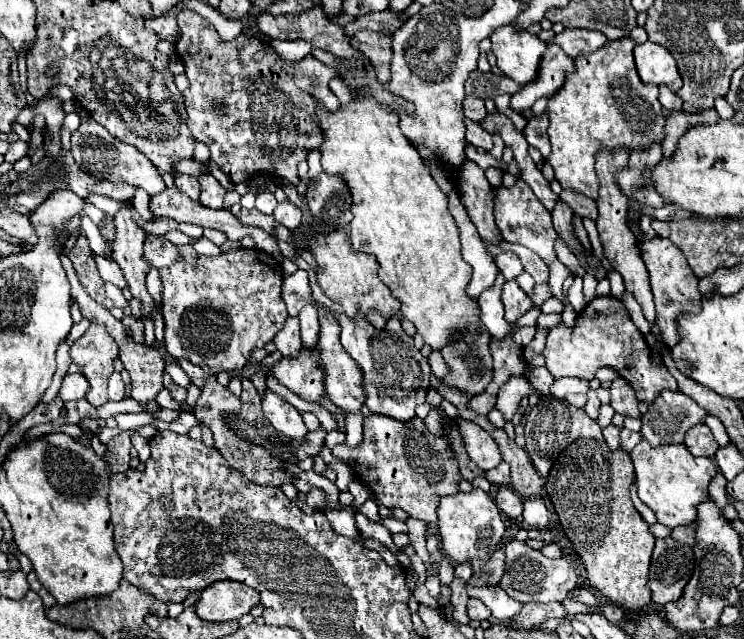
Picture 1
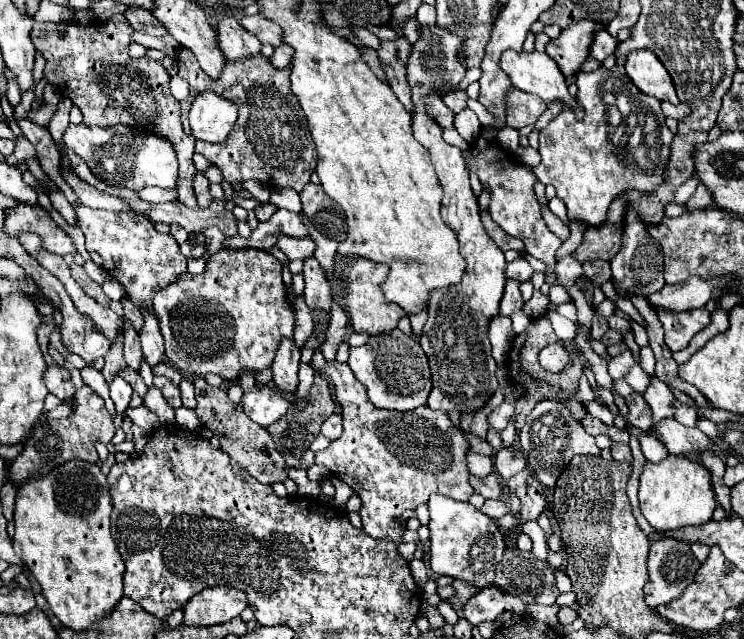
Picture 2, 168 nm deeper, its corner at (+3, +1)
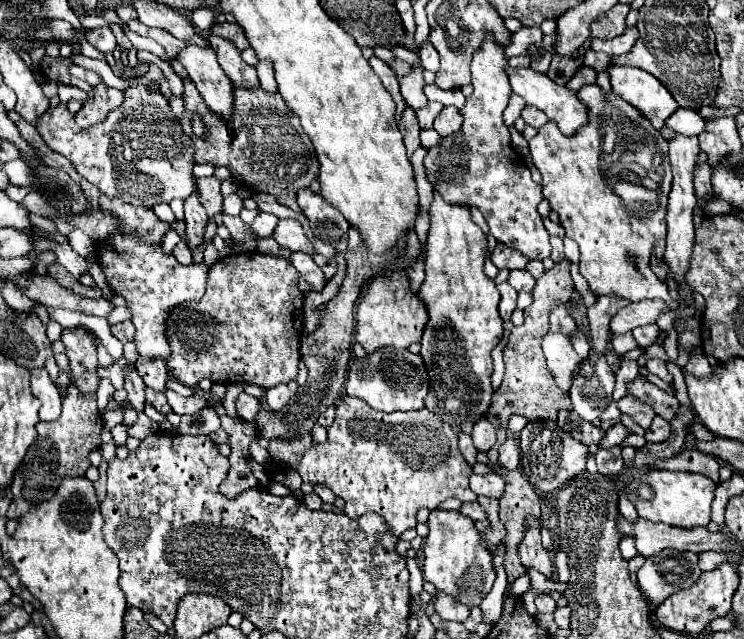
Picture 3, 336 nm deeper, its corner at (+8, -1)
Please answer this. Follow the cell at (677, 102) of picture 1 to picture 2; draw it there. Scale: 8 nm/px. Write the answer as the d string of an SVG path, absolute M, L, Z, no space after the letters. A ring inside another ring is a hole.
M669 101L667 103L661 103L661 109L663 109L663 115L673 117L673 119L683 119L683 117L687 117L691 113L691 109L687 105L683 105L683 103L671 105Z

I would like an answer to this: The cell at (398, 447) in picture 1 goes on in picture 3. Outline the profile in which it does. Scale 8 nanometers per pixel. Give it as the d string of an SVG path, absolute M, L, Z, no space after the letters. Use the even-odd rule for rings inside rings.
M344 395L336 407L336 419L328 427L328 439L324 443L312 443L298 461L296 471L304 483L318 483L328 487L334 495L342 497L346 503L346 515L356 519L364 513L378 513L384 517L394 535L416 527L416 513L422 507L430 511L436 509L444 499L456 497L460 501L476 501L474 491L468 487L468 477L472 475L470 465L458 451L458 435L448 423L442 423L426 407L422 411L410 413L378 413L368 407L366 401L358 397Z

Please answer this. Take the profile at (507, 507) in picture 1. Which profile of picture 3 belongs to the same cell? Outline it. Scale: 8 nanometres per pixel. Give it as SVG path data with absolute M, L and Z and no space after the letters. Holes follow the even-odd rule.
M462 503L462 507L458 509L462 515L466 515L466 517L470 517L470 519L474 519L474 521L484 521L486 519L486 513L484 513L484 509L480 507L480 503Z

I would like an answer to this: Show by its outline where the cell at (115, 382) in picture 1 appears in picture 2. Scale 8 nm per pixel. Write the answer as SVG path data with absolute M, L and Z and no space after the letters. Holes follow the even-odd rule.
M121 375L113 377L113 381L109 383L109 389L111 389L111 399L113 399L115 407L117 407L117 416L113 419L114 426L116 429L120 429L123 423L122 415L124 414L125 409L129 407L133 389L131 389L131 385L129 385Z

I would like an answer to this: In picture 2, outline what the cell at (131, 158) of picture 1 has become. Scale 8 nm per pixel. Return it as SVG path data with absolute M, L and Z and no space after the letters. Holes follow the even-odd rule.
M69 125L63 141L67 149L75 151L91 169L91 173L105 181L107 185L141 189L155 185L161 189L173 189L177 183L177 157L169 141L157 135L135 135L125 125L115 127L87 127L87 125Z

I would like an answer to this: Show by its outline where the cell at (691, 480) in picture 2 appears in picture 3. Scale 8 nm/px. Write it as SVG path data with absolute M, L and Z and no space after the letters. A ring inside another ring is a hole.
M646 471L644 475L640 475L632 483L628 483L626 493L628 493L628 499L632 501L632 505L636 507L640 517L654 521L654 523L660 521L660 523L666 523L666 525L672 525L672 527L690 529L690 527L706 527L710 523L710 503L714 499L716 487L718 485L712 479L706 479L704 475L698 475L698 473ZM642 485L648 485L654 493L646 501L638 497L638 487L642 487Z

